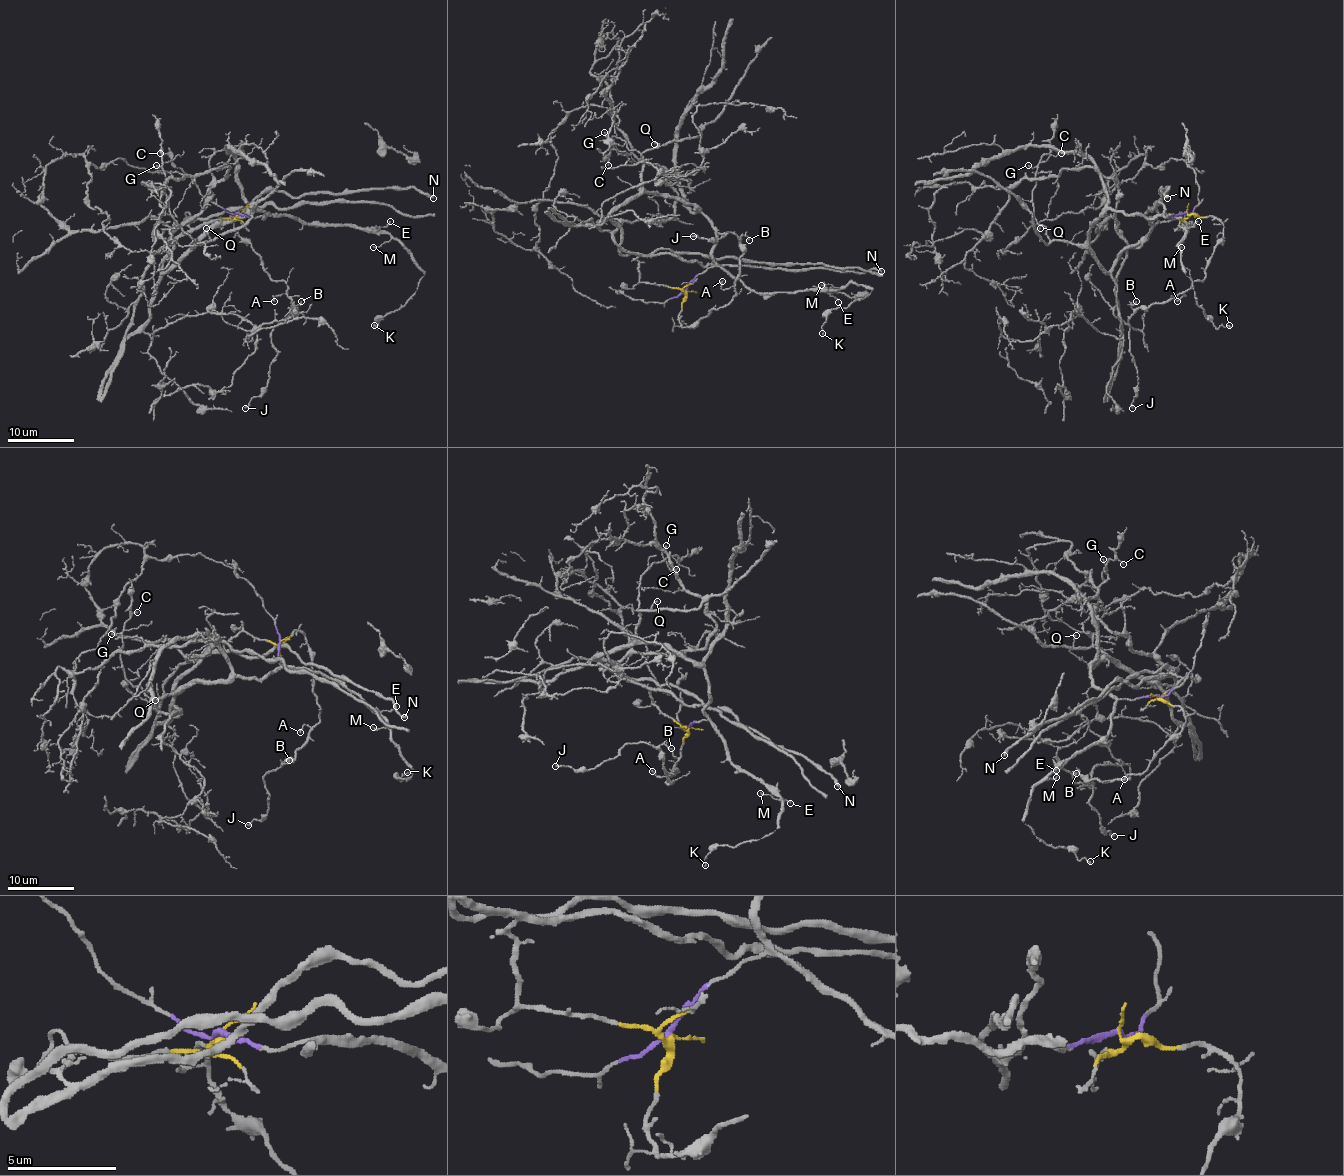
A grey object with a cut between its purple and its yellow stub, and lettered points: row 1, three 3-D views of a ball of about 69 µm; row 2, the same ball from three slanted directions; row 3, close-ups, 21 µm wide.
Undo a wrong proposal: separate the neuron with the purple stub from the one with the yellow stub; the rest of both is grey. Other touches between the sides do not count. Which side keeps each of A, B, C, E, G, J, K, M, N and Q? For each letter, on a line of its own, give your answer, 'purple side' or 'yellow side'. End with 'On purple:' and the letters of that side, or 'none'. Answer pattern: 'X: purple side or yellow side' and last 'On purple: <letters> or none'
A: yellow side
B: yellow side
C: purple side
E: purple side
G: purple side
J: yellow side
K: purple side
M: purple side
N: yellow side
Q: purple side
On purple: C, E, G, K, M, Q

